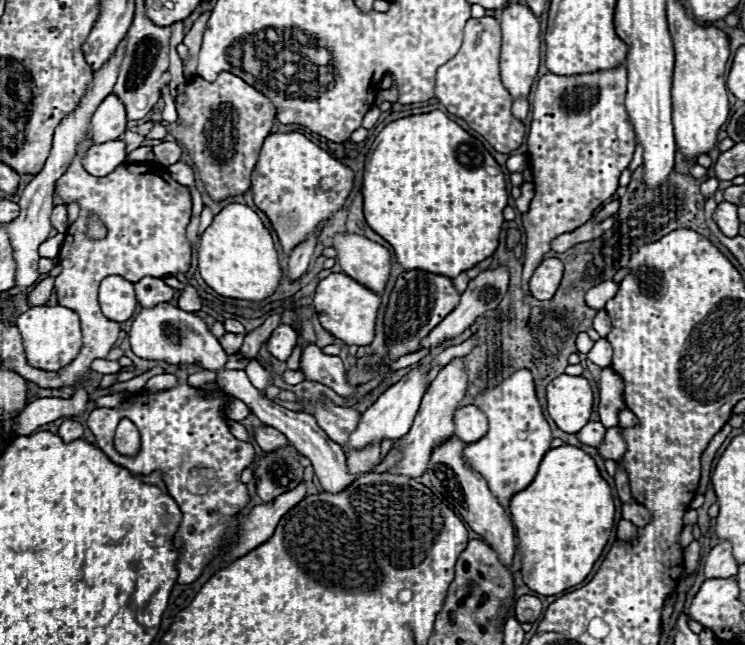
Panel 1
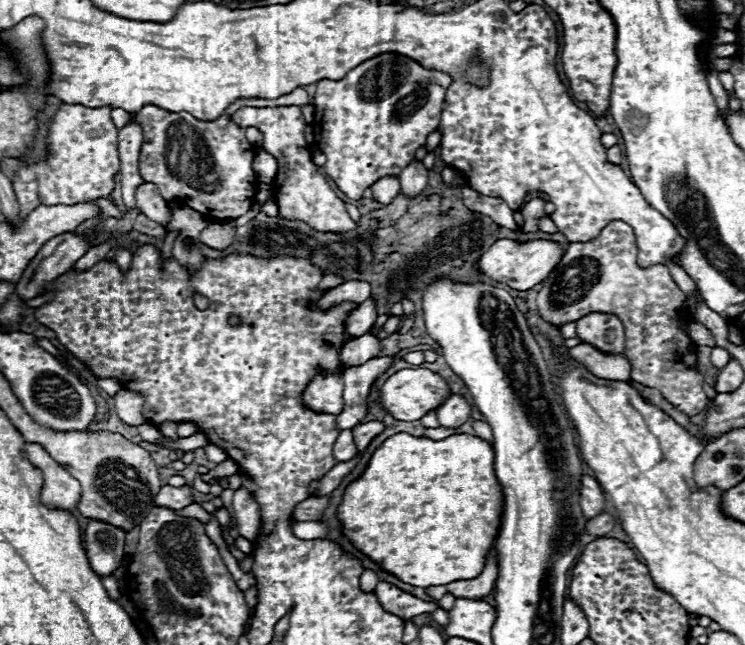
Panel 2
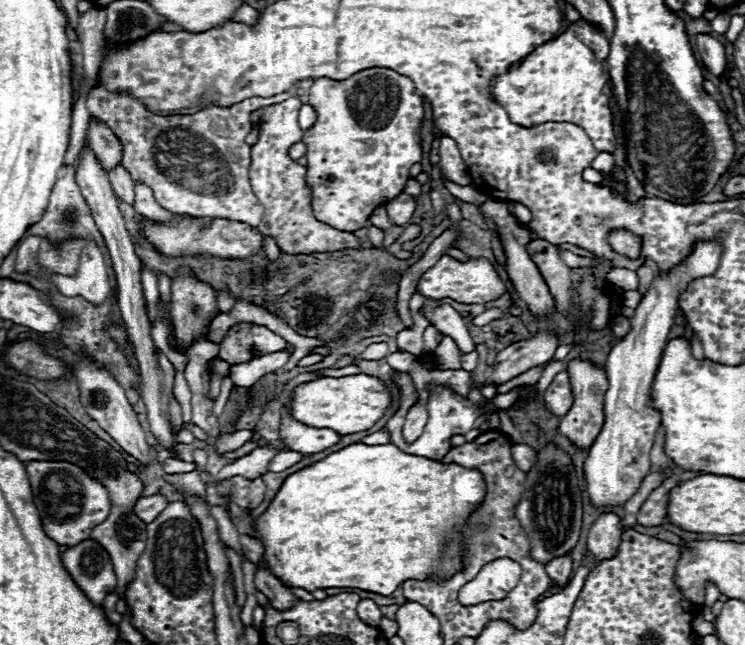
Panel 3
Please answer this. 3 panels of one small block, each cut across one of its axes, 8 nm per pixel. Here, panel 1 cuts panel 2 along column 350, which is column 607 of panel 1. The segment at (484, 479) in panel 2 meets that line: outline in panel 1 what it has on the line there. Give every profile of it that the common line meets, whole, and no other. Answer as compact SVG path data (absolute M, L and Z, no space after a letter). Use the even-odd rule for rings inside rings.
M570 444L552 448L544 454L532 484L512 496L510 512L520 538L522 580L528 588L542 596L554 596L566 588L580 584L590 574L594 562L600 558L614 526L614 500L608 482L600 476L594 458Z

